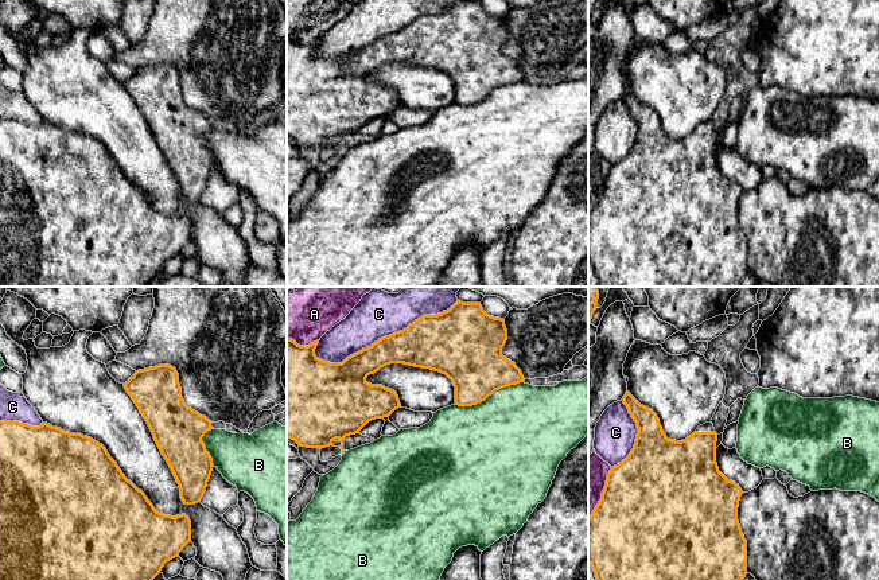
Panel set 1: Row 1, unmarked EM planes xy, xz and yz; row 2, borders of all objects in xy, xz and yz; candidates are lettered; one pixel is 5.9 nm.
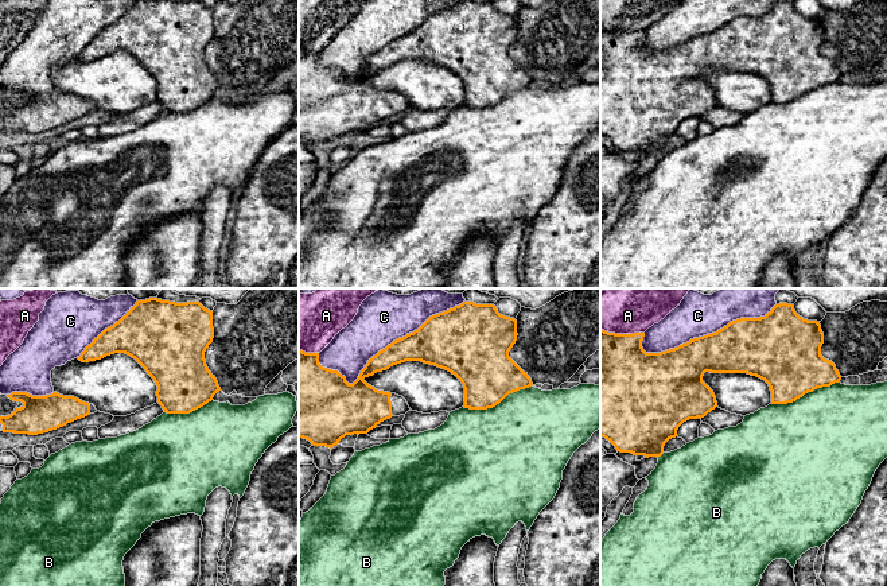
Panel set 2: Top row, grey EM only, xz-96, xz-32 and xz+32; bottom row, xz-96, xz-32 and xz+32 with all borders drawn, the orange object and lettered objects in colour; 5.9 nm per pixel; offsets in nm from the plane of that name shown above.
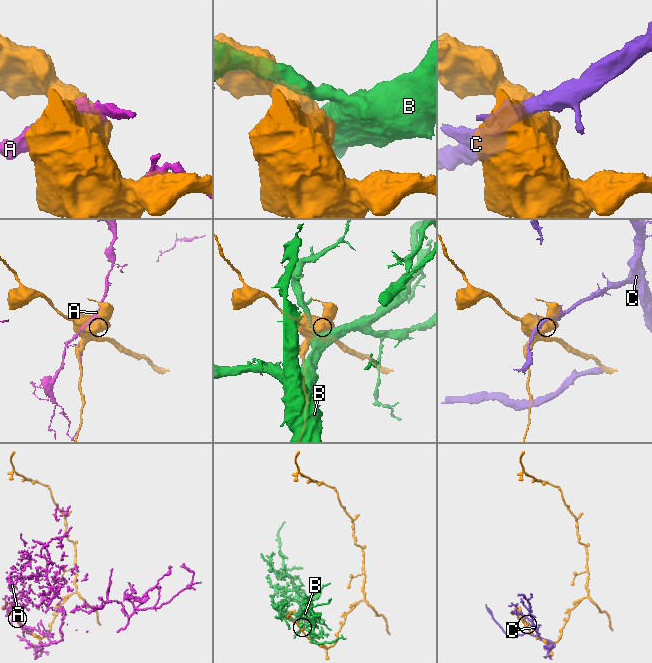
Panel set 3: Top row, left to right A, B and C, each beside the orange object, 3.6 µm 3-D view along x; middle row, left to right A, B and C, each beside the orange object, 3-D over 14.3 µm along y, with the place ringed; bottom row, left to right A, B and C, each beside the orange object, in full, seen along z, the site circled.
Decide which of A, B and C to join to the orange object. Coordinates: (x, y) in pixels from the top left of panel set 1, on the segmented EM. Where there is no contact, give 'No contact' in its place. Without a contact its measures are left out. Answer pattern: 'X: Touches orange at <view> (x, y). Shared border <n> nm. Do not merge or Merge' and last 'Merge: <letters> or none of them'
A: Touches orange at yz (602, 493). Shared border 340 nm. Do not merge
B: Touches orange at xz (487, 396). Shared border 440 nm. Do not merge
C: Touches orange at xz (385, 337). Shared border 900 nm. Do not merge
Merge: none of them

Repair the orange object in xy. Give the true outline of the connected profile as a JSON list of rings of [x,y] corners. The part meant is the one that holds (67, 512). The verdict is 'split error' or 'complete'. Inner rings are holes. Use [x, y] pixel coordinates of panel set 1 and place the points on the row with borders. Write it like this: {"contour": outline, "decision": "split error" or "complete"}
{"contour": [[[0,421],[0,580],[153,580],[164,564],[178,557],[188,542],[190,518],[186,514],[171,517],[156,511],[145,494],[125,478],[98,441],[47,423],[32,427],[19,421]]], "decision": "complete"}

